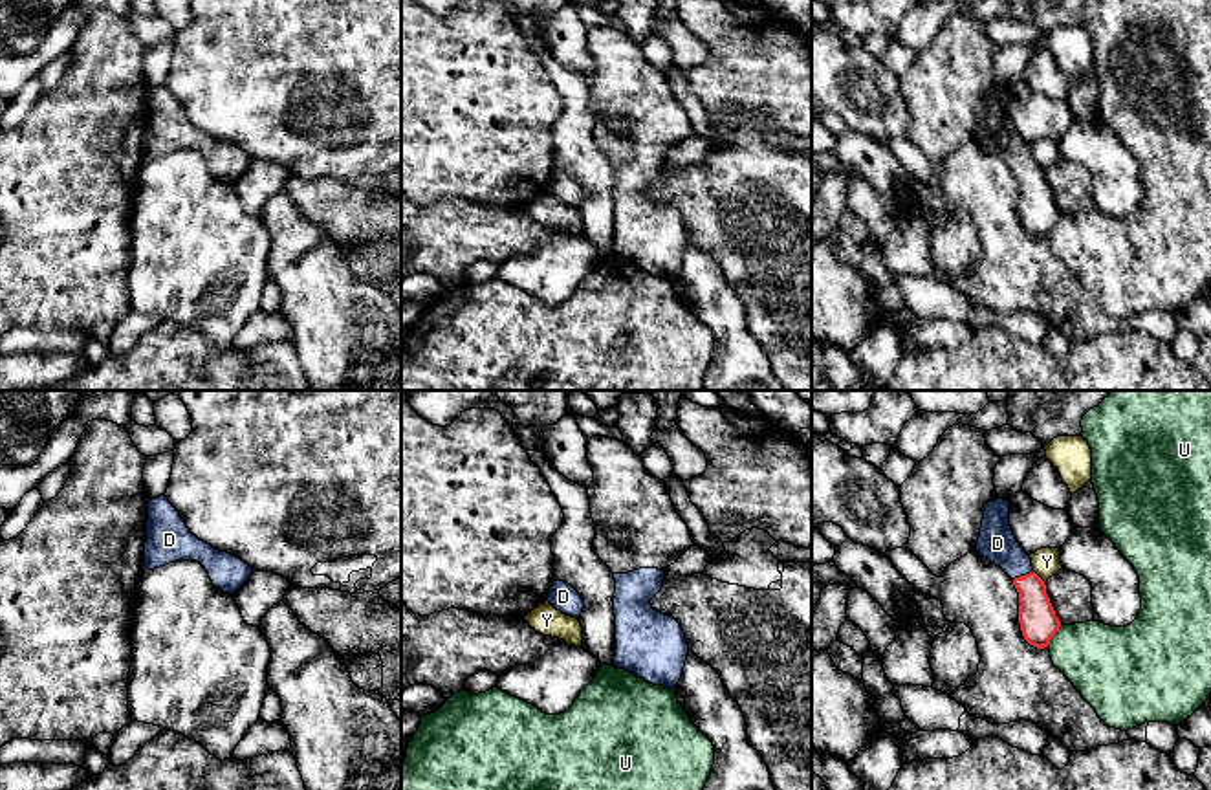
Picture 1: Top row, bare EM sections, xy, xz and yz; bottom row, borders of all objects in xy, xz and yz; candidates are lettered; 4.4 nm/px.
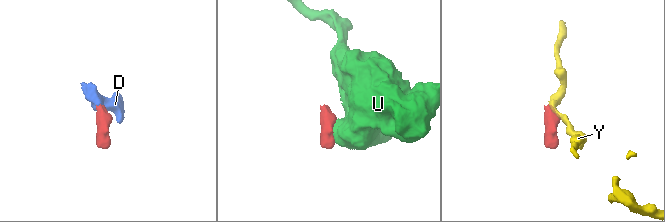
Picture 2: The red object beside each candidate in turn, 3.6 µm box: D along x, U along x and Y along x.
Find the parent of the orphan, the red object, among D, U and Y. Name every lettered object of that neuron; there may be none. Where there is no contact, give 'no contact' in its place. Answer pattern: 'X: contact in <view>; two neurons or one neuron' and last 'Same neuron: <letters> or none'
D: contact in yz; one neuron
U: contact in yz; two neurons
Y: contact in yz; two neurons
Same neuron: D

